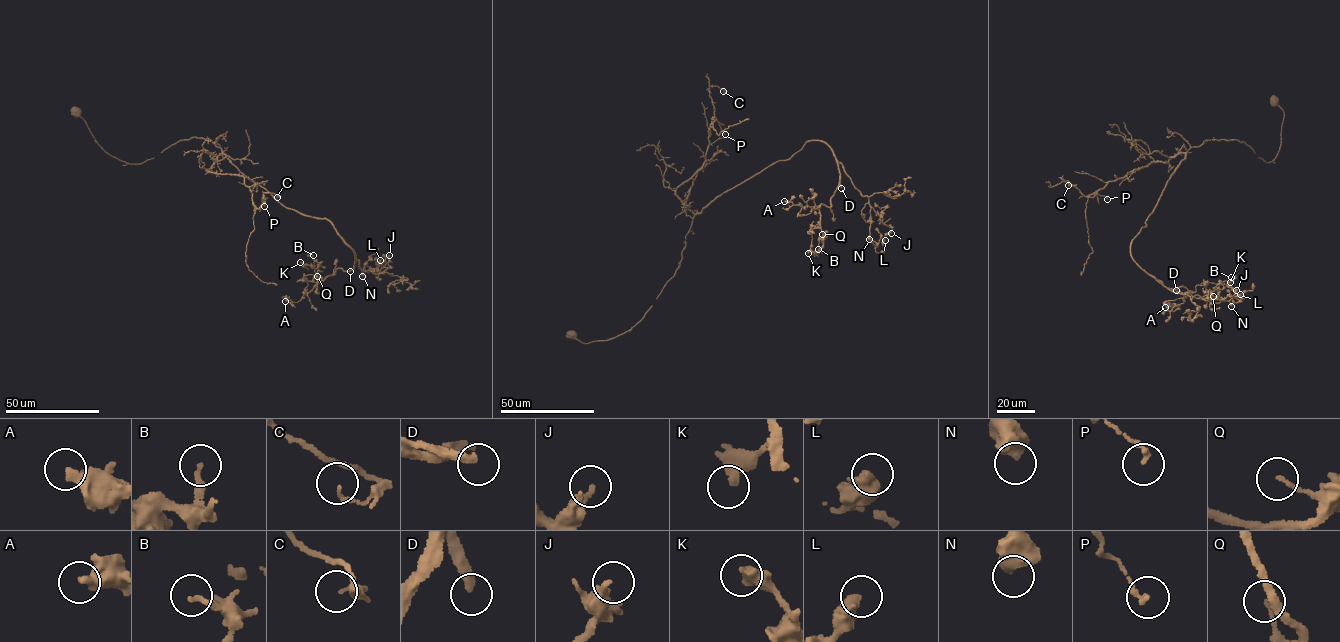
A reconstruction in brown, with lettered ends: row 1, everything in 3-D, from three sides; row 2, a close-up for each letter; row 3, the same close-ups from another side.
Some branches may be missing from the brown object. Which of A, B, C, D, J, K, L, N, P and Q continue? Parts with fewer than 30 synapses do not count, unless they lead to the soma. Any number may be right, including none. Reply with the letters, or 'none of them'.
D

